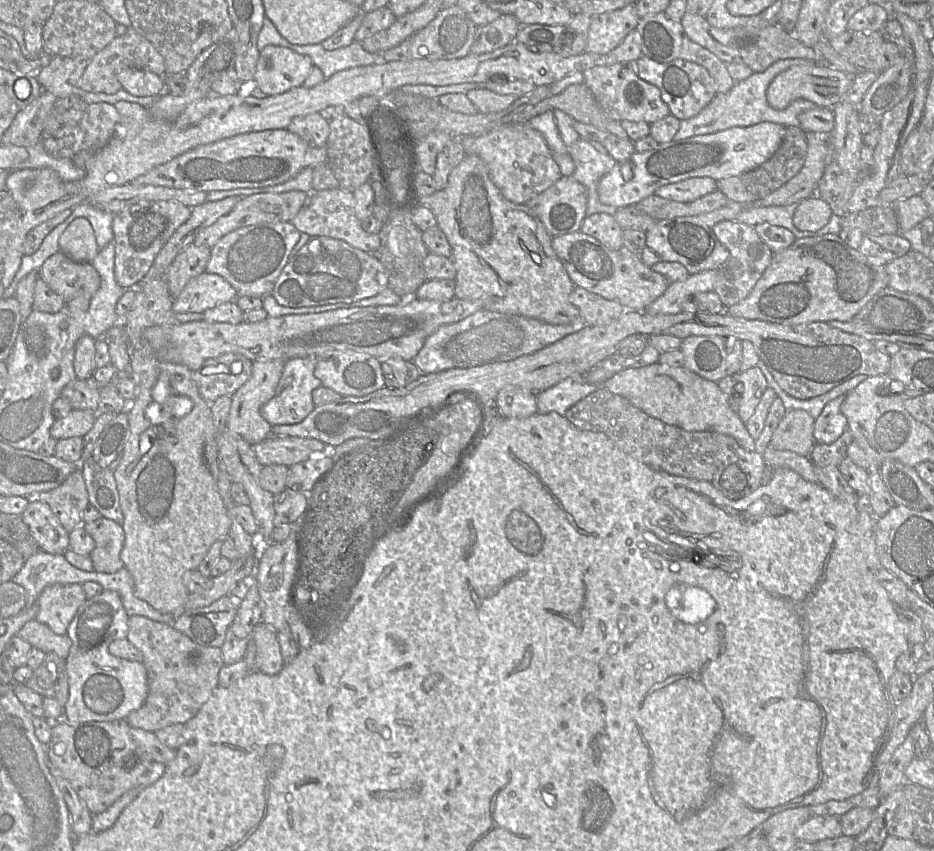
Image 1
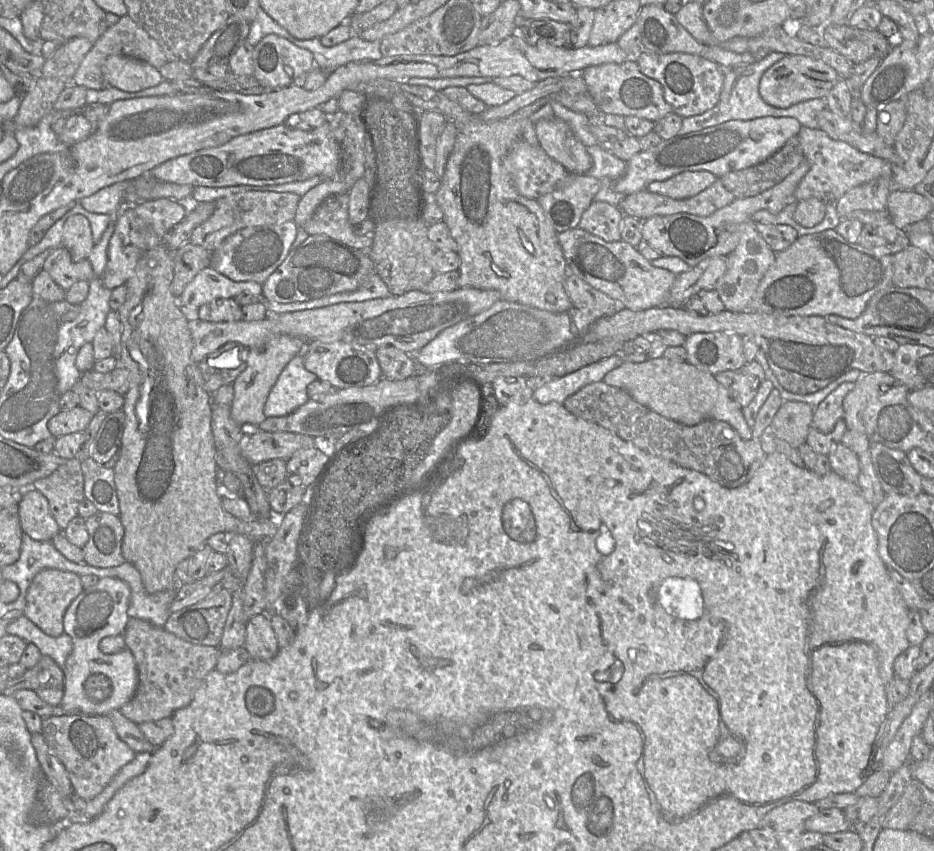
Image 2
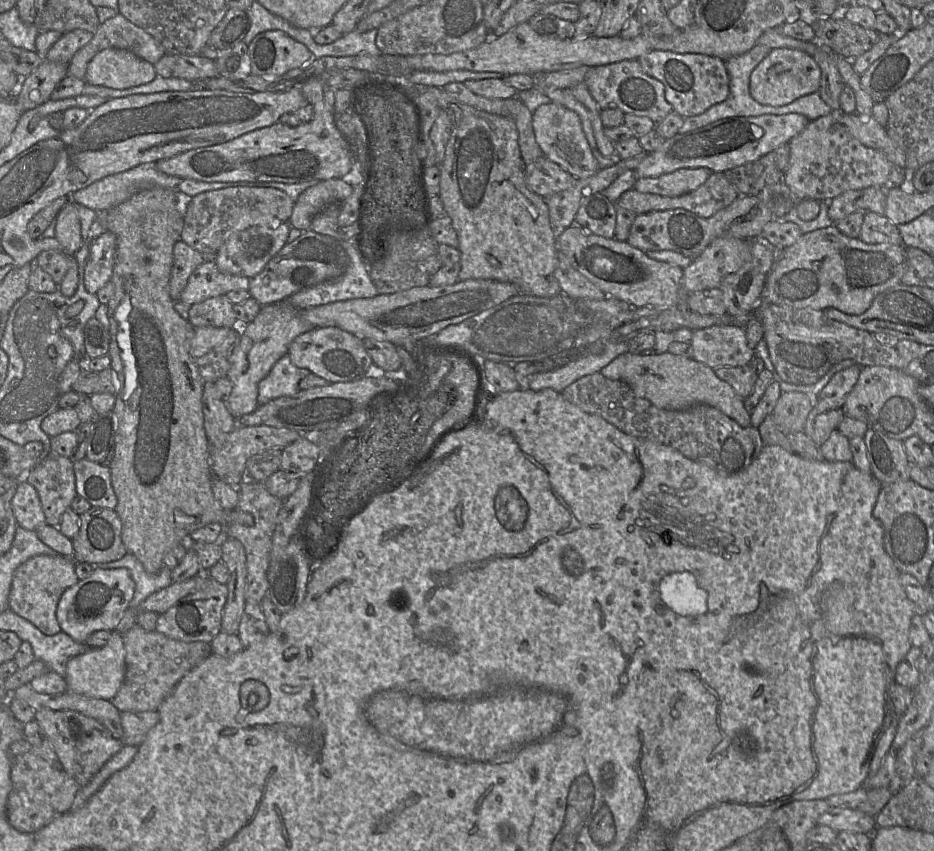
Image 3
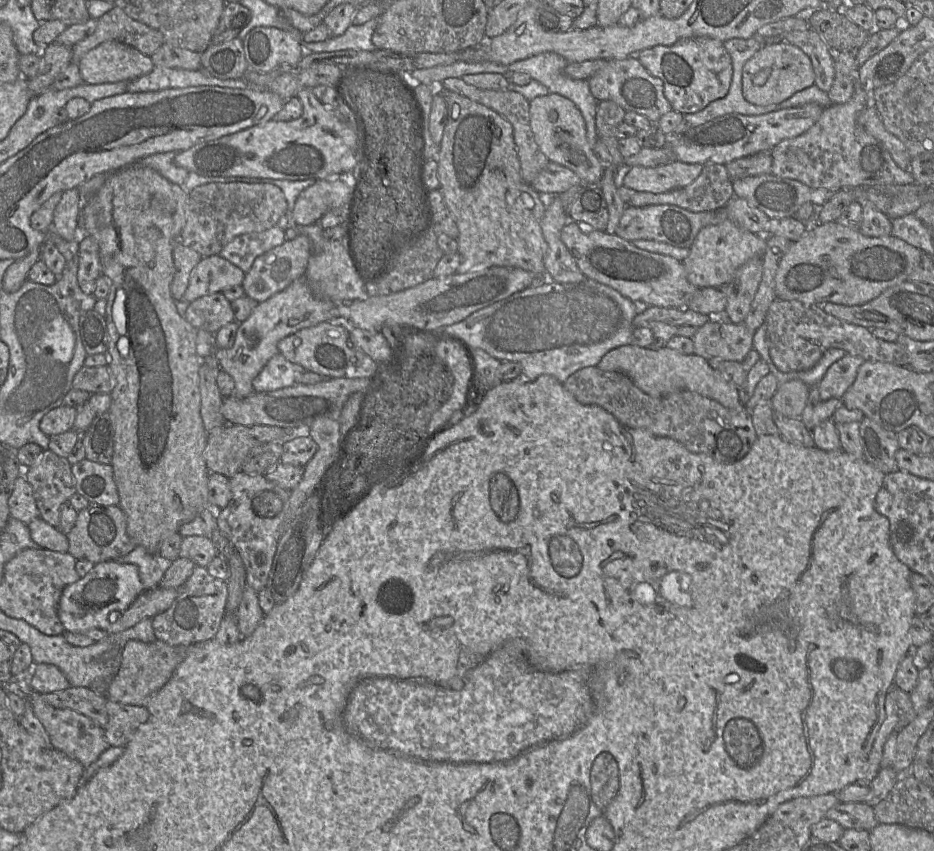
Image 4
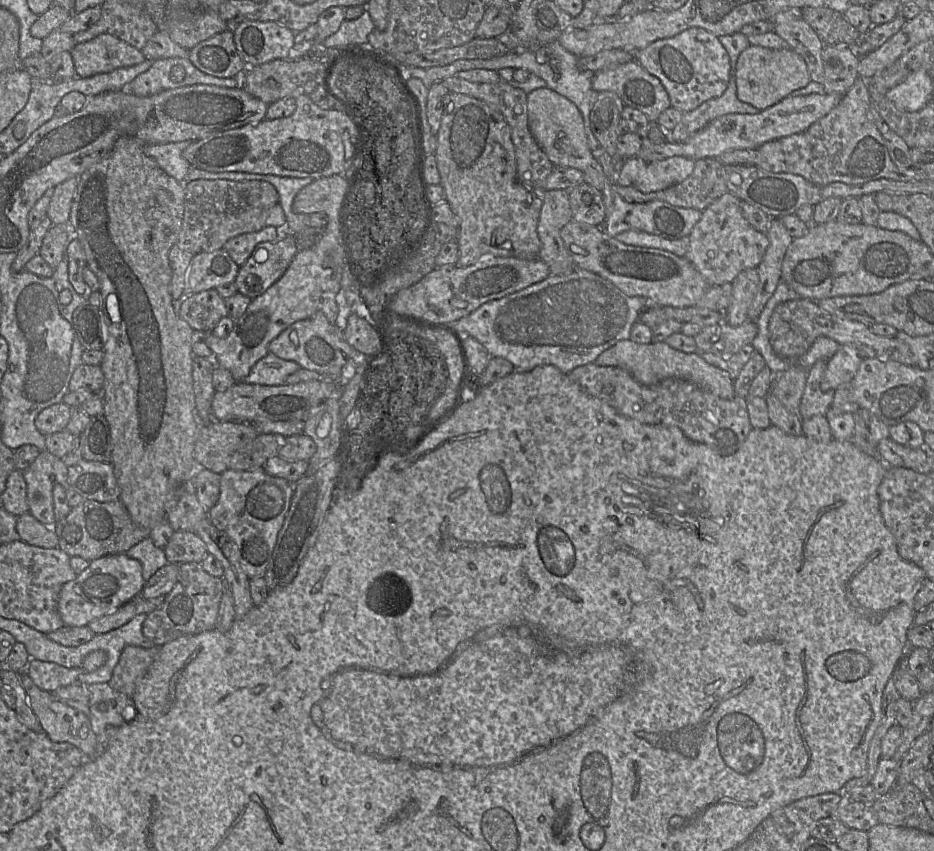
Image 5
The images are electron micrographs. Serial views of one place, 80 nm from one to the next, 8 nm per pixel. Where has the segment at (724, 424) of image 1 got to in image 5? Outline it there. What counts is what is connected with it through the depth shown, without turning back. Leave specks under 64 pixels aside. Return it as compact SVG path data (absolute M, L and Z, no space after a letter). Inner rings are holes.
M630 339L621 340L603 351L594 363L599 366L620 367L647 386L668 378L677 378L690 381L723 399L733 399L735 396L734 380L727 371L711 365L699 353L685 353L672 348L665 341L641 344Z

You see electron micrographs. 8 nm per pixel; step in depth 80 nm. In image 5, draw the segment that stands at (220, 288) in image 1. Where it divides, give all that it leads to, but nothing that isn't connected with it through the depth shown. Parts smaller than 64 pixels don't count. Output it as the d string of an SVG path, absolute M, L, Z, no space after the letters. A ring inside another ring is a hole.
M224 248L194 254L186 276L184 296L234 282L239 269Z

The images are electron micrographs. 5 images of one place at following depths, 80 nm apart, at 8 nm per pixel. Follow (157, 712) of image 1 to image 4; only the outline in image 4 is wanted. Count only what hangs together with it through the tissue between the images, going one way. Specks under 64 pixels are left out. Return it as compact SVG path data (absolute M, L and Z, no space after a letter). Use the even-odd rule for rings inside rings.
M159 640L151 643L127 641L120 654L118 671L105 693L107 699L120 704L145 707L148 699L169 681L182 662L187 647L172 646Z

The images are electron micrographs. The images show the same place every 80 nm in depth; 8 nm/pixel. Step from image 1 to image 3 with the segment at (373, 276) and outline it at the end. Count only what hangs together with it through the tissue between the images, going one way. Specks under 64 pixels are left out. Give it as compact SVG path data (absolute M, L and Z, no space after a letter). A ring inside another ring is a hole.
M305 230L294 241L287 242L258 275L249 278L248 292L261 306L287 301L304 288L342 276L349 263L349 256L339 241Z

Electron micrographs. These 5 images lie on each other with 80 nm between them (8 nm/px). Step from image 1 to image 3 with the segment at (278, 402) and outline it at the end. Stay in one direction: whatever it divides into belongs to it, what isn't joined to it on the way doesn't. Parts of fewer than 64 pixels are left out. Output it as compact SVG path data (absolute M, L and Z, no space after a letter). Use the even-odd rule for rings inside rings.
M288 355L281 357L258 384L258 404L296 394L300 390L300 380L310 373L306 368L295 366Z

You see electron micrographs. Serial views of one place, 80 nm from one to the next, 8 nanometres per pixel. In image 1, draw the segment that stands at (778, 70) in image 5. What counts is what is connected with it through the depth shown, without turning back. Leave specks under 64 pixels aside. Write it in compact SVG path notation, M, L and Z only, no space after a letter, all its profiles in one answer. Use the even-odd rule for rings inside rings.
M816 63L795 65L779 73L769 84L766 92L768 104L782 110L797 99L805 99L819 107L832 108L848 92L852 76Z

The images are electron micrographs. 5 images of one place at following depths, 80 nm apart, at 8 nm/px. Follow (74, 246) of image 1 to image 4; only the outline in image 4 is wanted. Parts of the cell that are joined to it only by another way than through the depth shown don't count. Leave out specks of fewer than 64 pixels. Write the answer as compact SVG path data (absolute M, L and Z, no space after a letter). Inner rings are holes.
M78 188L63 192L54 210L53 231L68 242L75 241L78 237L80 211L81 198Z

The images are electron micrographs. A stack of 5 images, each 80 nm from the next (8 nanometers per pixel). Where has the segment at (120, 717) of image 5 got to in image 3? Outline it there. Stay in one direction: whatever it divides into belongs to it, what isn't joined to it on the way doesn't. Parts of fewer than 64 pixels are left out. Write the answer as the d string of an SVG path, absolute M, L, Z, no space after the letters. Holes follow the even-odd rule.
M157 711L122 712L121 725L123 736L120 739L124 746L140 746L147 733L159 721Z

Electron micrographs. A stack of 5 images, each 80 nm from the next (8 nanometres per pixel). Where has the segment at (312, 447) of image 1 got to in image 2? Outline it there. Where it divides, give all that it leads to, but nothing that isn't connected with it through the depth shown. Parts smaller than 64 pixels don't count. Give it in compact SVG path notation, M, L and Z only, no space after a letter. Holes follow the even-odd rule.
M259 429L246 431L240 443L242 455L252 465L276 458L286 461L297 451L314 446L309 435Z

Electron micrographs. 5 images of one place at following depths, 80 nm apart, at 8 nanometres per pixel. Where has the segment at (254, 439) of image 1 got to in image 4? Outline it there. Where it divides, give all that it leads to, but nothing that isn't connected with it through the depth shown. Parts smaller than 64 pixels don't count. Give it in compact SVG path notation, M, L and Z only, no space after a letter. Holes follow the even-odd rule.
M305 277L293 281L284 290L258 303L250 316L238 324L233 346L214 349L220 369L234 380L233 395L237 398L251 395L254 392L253 379L267 362L279 353L279 341L303 328L339 317L336 306L336 303L331 300L315 296L306 283Z

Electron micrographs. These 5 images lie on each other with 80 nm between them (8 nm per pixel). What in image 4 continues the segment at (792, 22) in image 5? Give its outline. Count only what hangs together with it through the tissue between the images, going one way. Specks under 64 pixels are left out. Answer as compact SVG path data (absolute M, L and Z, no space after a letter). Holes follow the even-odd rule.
M809 28L805 31L789 32L783 36L783 41L800 48L810 58L815 84L828 93L835 77L834 52L824 40Z

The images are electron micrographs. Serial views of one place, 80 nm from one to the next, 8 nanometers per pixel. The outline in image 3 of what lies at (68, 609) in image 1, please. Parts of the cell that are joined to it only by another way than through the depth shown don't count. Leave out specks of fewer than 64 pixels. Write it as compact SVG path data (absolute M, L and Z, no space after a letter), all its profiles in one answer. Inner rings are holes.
M37 555L14 572L9 592L9 610L35 625L43 634L54 636L61 632L56 610L62 594L79 579L75 573L75 561L61 555Z

